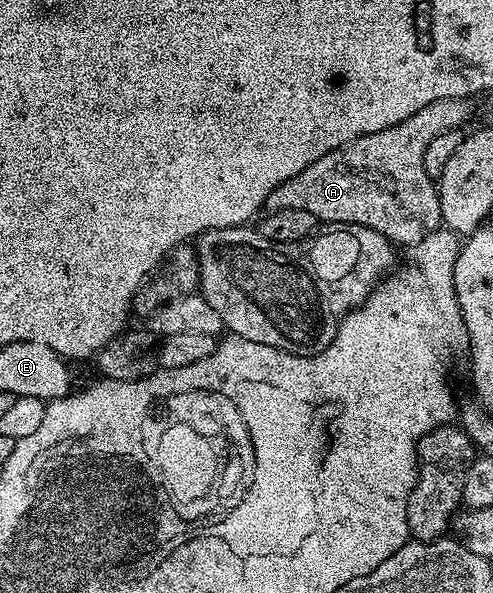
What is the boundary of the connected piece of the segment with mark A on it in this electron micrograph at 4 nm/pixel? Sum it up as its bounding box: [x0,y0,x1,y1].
[263,99,472,245]

